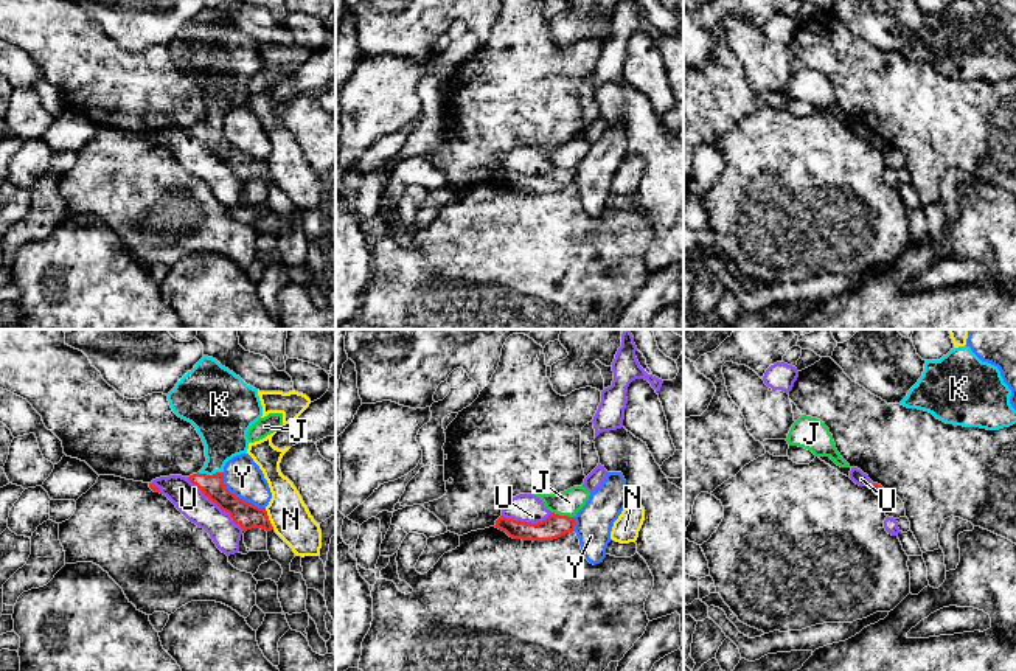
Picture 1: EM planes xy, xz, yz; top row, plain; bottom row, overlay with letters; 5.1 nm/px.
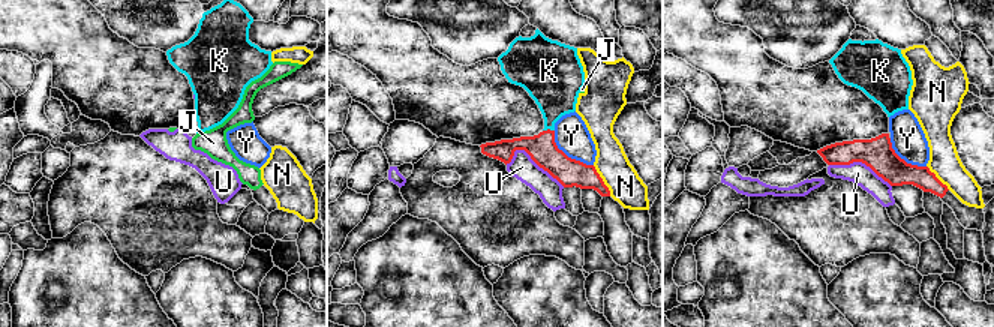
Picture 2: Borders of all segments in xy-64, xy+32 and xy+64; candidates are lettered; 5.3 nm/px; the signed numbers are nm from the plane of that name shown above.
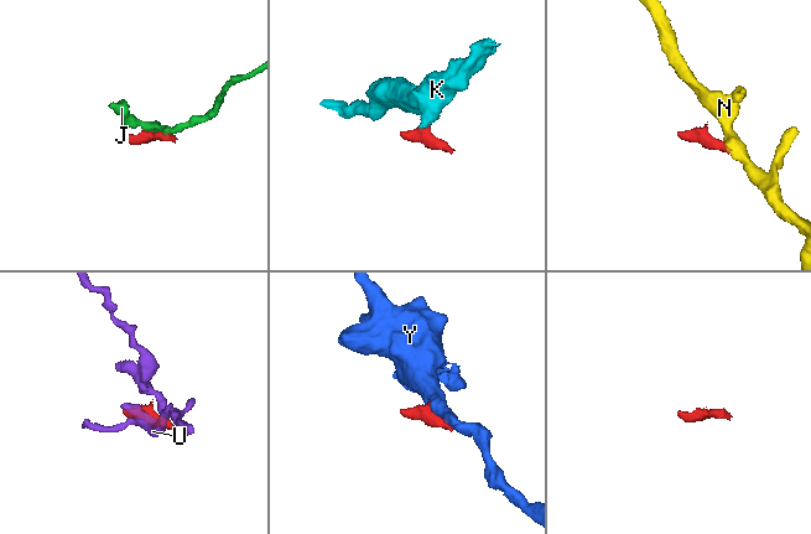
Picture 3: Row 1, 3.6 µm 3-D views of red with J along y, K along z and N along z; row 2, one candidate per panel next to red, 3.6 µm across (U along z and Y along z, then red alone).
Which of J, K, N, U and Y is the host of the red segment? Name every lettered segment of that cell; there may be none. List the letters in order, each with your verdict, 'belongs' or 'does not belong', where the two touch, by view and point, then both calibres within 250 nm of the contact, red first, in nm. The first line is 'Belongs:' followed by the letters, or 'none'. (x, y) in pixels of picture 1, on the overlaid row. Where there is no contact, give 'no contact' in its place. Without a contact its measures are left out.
Belongs: K
J: does not belong; meets red in xz at (563, 516); 120 nm thick on the red side, 130 nm on the other
K: belongs; meets red in xy at (210, 476); 120 nm thick on the red side, 240 nm on the other
N: does not belong; meets red in xy at (267, 519); 140 nm thick on the red side, 200 nm on the other
U: does not belong; meets red in xy at (216, 504); 140 nm thick on the red side, 160 nm on the other
Y: does not belong; meets red in xy at (238, 497); 140 nm thick on the red side, 200 nm on the other

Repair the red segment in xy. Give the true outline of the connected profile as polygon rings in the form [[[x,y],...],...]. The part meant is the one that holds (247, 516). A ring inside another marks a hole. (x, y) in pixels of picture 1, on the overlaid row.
[[[204,356],[166,396],[172,412],[196,427],[205,446],[205,466],[190,482],[244,531],[272,531],[266,508],[236,497],[224,485],[225,463],[247,454],[247,432],[263,416],[258,390]]]

